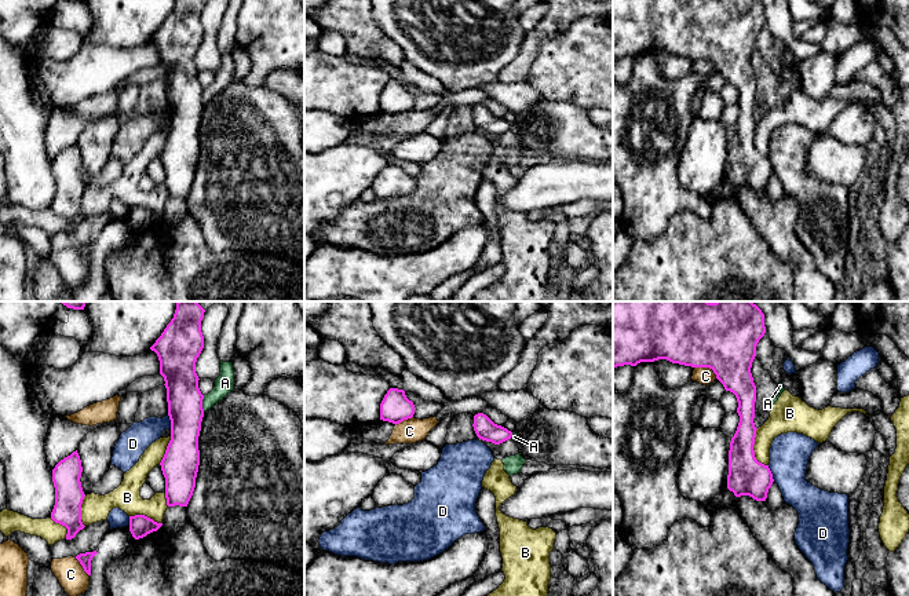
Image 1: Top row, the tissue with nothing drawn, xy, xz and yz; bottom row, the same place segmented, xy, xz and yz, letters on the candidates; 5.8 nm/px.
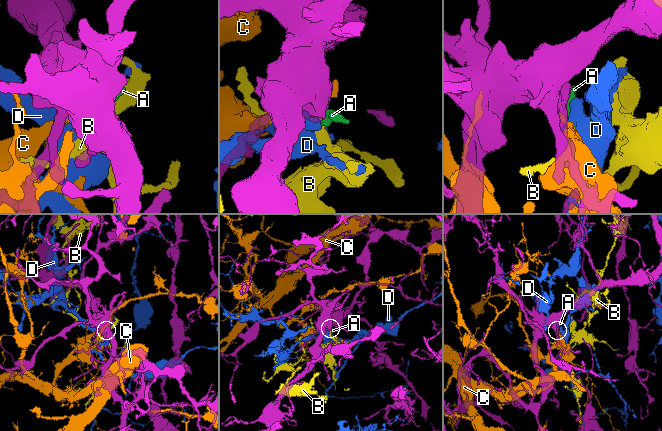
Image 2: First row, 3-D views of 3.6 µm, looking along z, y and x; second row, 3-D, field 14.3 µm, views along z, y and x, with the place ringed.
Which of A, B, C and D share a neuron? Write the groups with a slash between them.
A / B / C / D

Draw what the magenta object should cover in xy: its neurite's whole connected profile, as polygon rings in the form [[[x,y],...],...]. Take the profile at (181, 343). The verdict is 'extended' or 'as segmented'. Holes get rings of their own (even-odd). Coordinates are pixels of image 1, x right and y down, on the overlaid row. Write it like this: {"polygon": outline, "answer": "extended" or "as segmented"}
{"polygon": [[[178,301],[174,318],[150,347],[160,361],[171,420],[171,440],[160,462],[168,507],[187,507],[200,465],[204,395],[198,388],[196,362],[204,348],[204,312],[197,301]]], "answer": "as segmented"}

